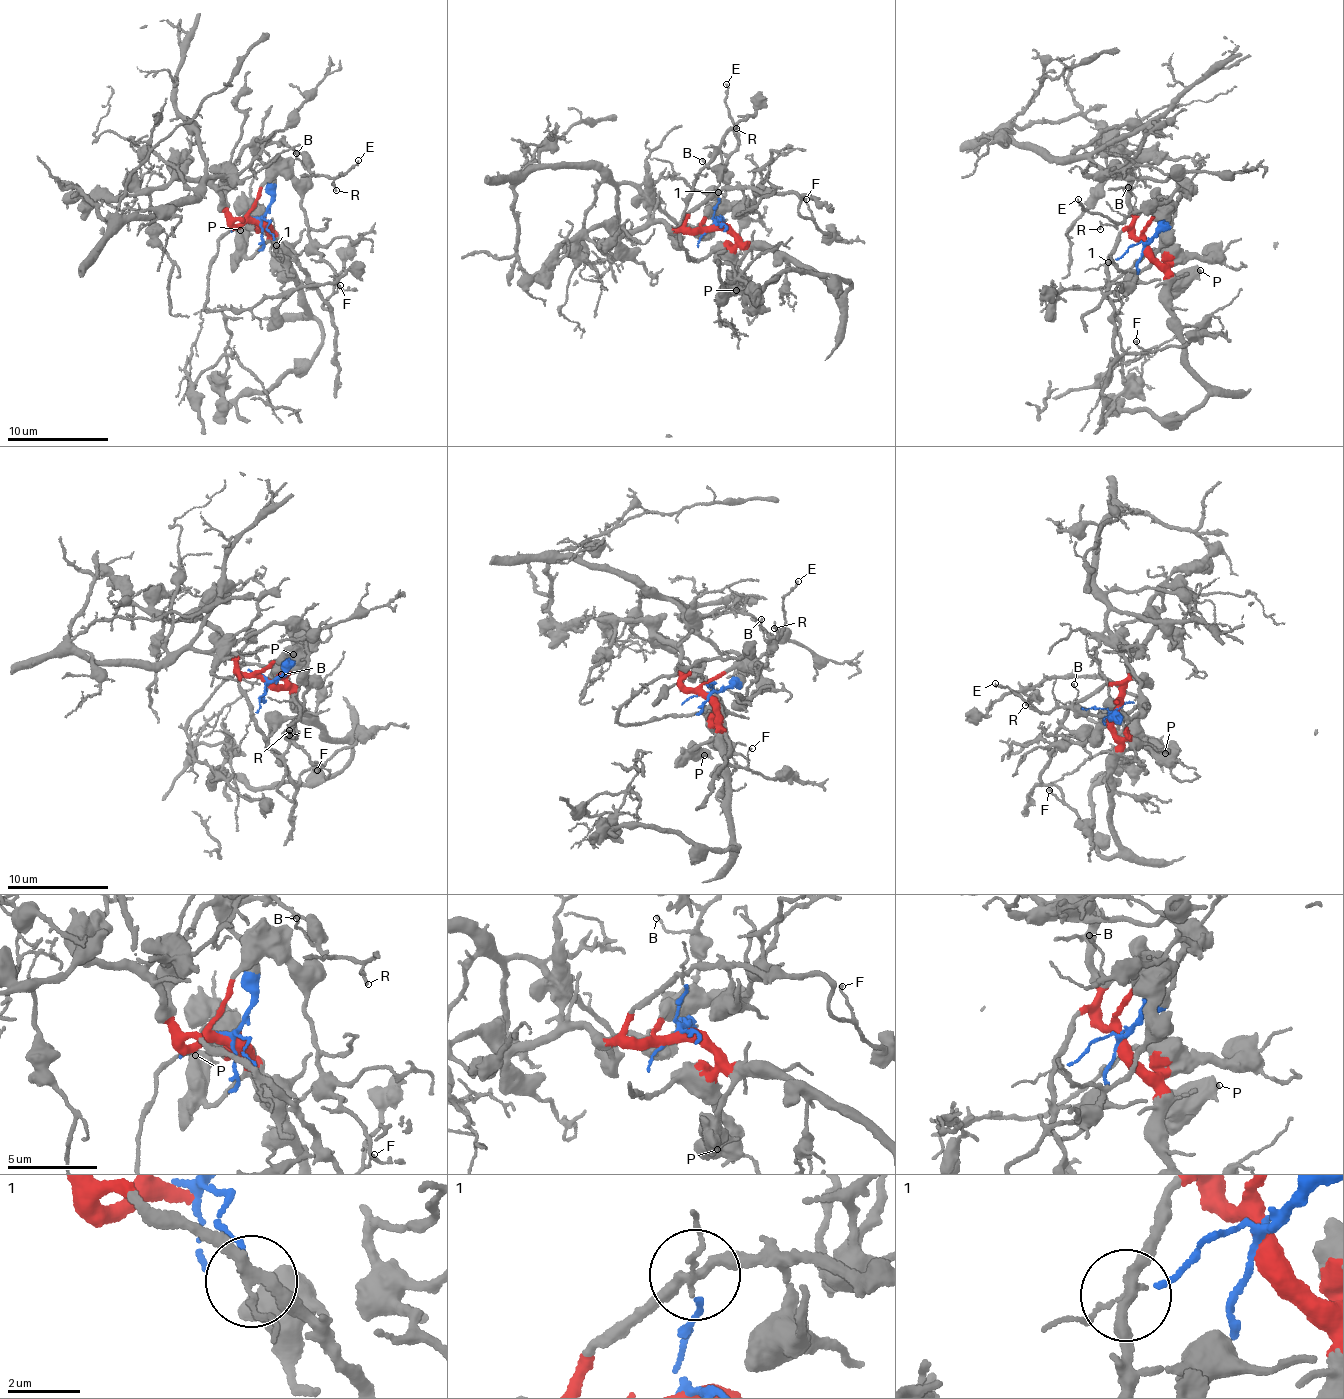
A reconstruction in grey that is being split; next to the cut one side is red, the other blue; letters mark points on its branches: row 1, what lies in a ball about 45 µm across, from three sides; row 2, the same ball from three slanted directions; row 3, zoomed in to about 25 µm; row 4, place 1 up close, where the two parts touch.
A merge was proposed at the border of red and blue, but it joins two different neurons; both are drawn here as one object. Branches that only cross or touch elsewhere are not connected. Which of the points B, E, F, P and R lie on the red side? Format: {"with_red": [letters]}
{"with_red": ["F", "P"]}

